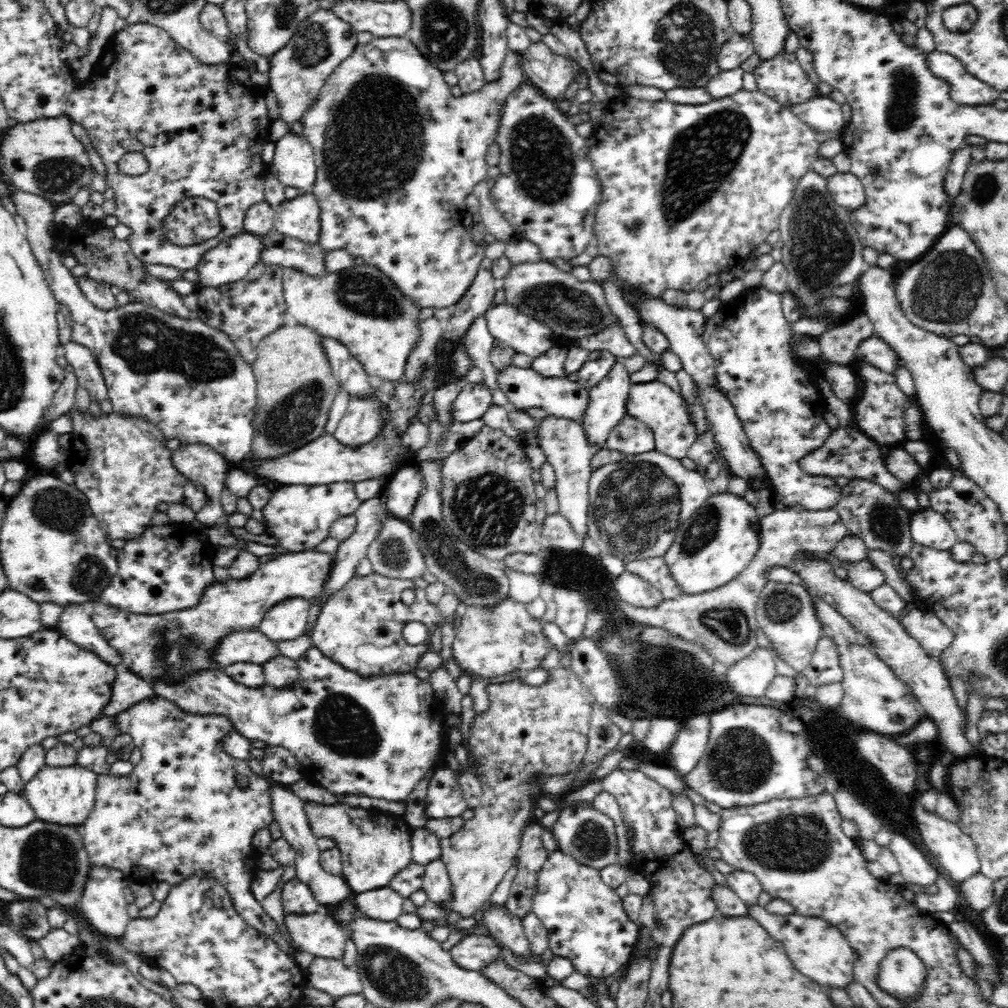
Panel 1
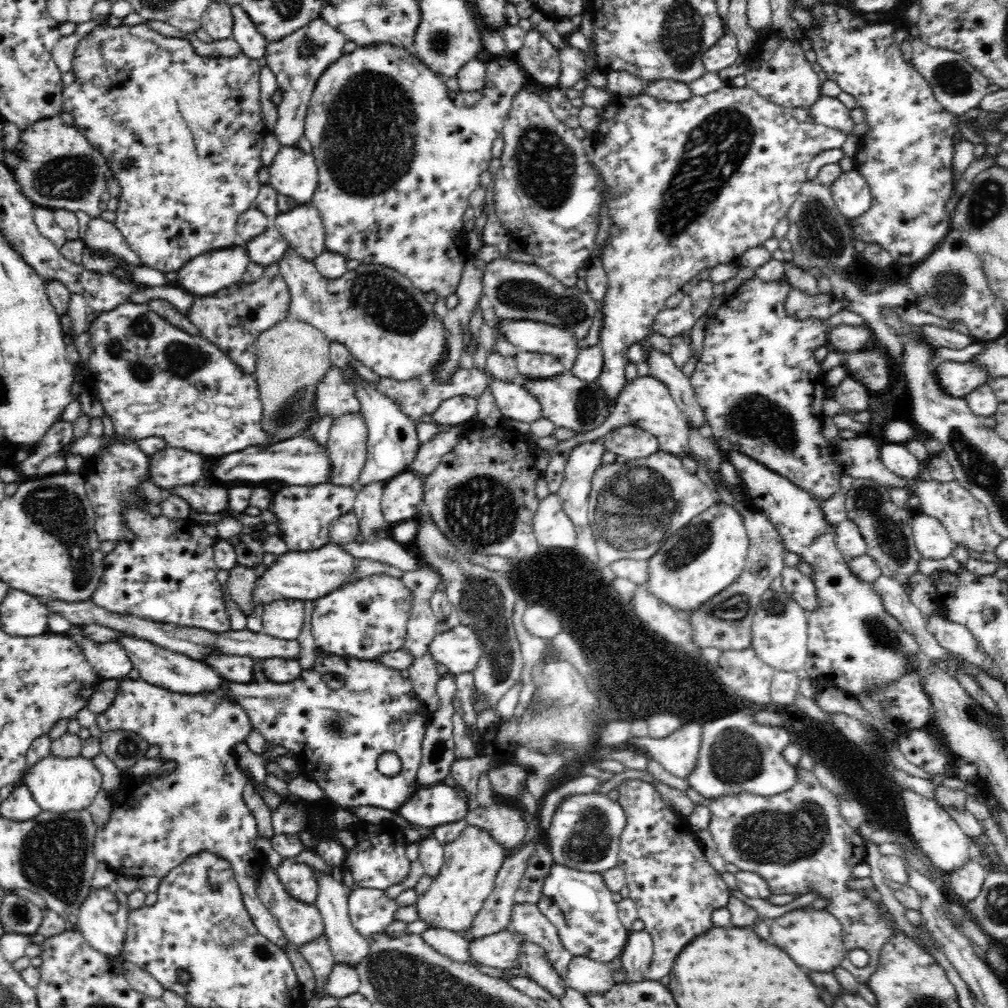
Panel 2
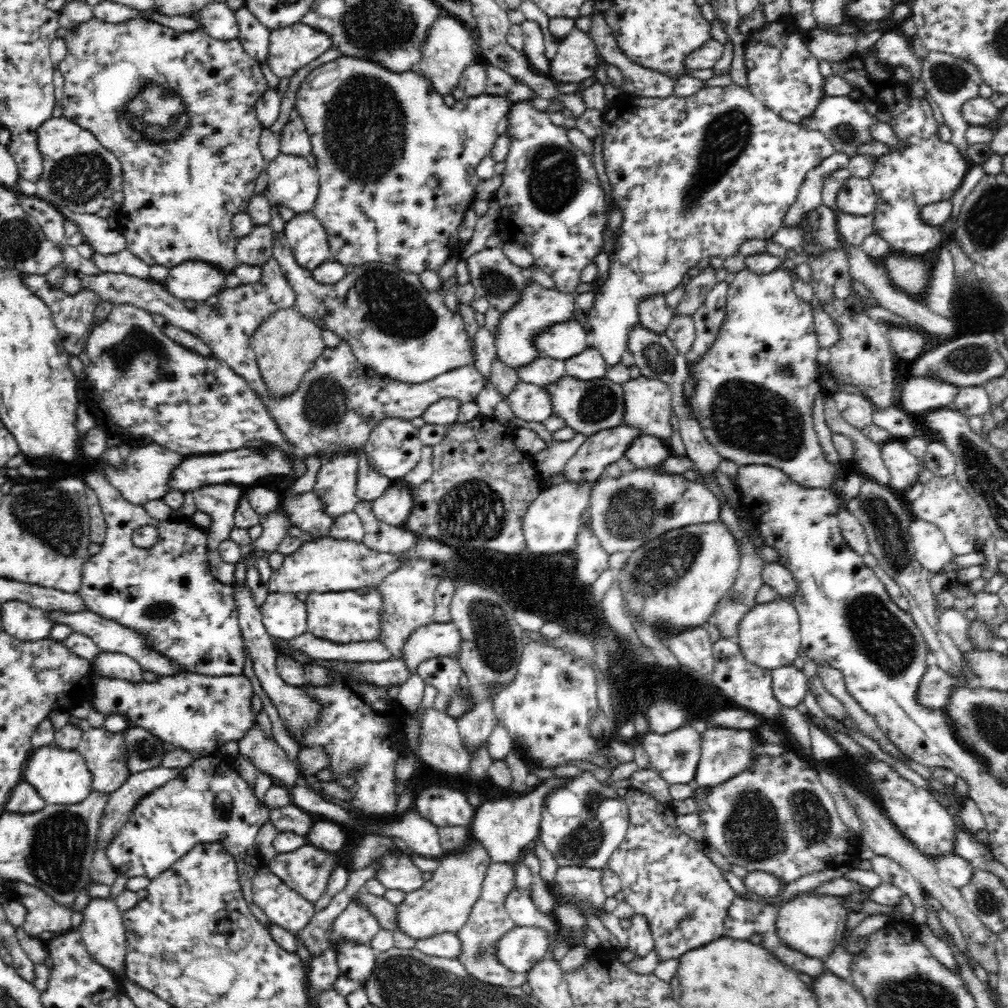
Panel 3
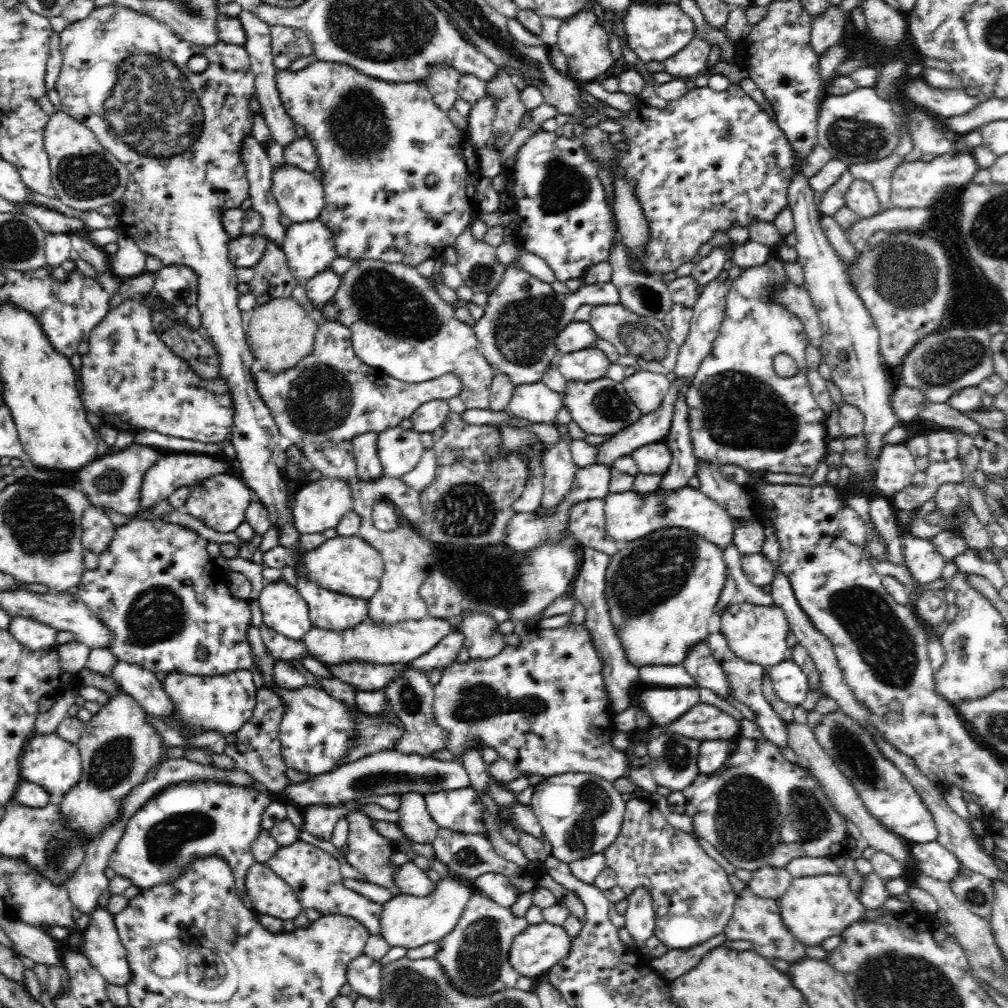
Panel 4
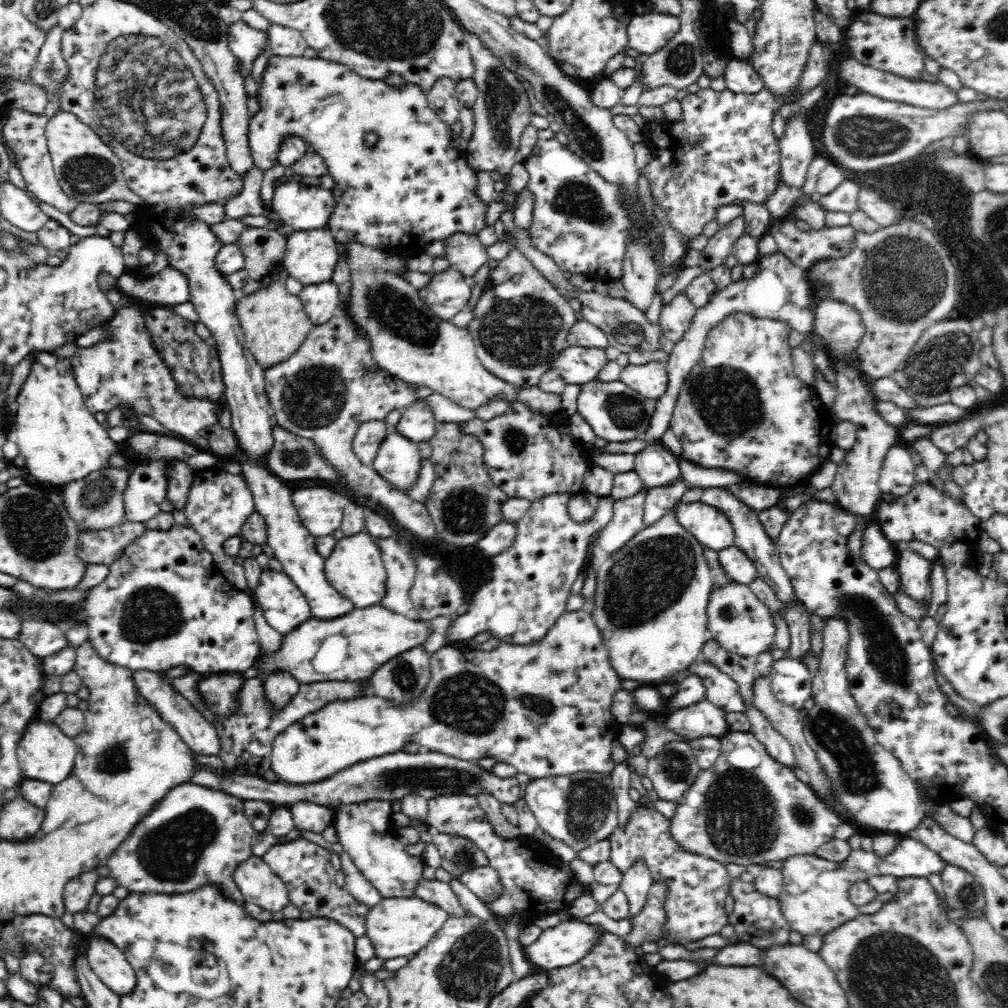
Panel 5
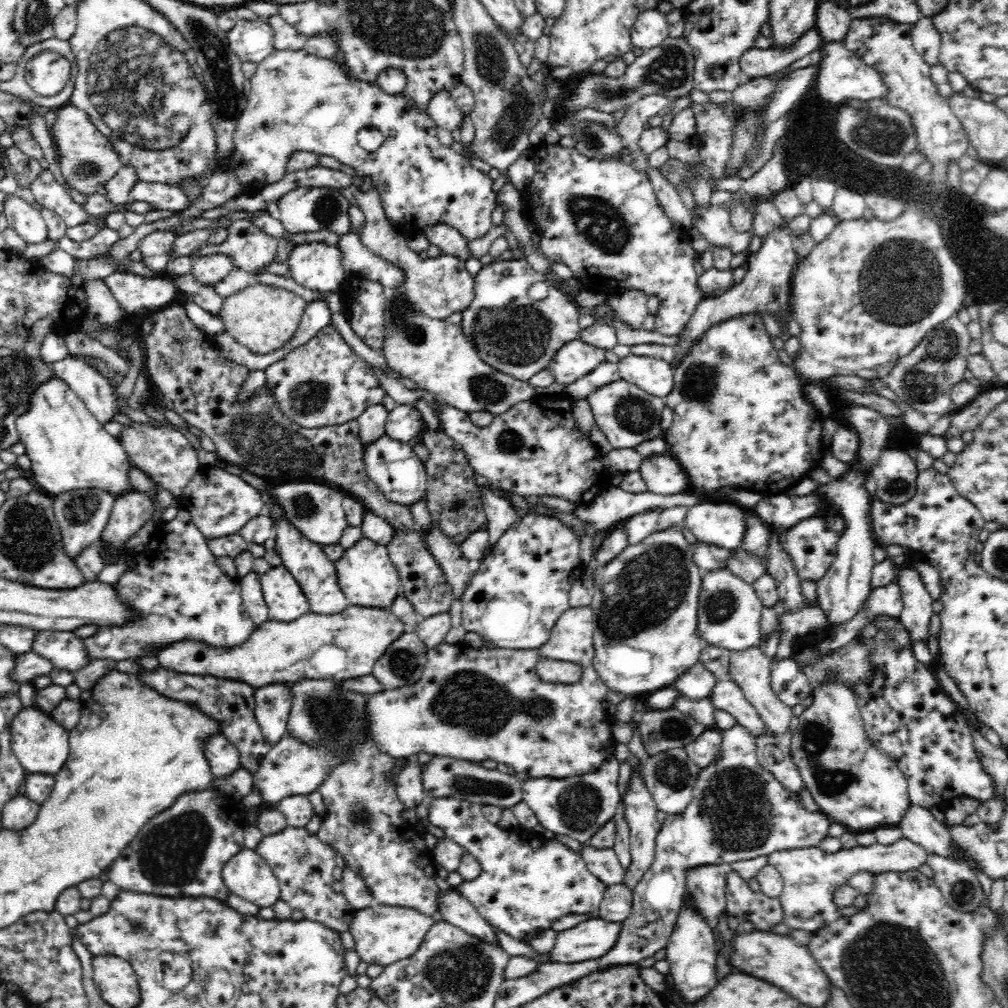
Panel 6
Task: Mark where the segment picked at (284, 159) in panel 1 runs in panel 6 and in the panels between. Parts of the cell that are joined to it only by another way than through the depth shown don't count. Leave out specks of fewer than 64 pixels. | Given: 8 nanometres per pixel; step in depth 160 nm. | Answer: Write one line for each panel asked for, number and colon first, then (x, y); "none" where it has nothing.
2: (293, 172)
3: (293, 182)
4: (300, 196)
5: (301, 206)
6: (305, 209)

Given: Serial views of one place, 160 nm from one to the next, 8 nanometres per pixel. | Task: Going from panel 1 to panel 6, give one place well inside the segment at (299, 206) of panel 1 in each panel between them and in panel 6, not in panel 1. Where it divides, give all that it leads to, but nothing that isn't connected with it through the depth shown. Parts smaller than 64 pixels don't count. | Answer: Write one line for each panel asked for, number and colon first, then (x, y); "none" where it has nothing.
2: (301, 225)
3: (307, 237)
4: (309, 247)
5: (310, 256)
6: (315, 265)

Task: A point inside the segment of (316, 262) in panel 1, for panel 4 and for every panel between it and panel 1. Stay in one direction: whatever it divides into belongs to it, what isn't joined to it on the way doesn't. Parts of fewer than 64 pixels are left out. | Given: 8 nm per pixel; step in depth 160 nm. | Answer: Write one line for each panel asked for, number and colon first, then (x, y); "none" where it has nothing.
2: (268, 248)
3: (255, 249)
4: (246, 251)

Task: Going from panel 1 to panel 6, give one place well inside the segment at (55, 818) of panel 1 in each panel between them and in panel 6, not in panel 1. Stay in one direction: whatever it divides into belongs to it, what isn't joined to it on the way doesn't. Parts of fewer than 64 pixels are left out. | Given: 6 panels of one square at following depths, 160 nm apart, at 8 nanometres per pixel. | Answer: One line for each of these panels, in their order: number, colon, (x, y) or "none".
2: (59, 785)
3: (61, 777)
4: (53, 763)
5: (45, 753)
6: (41, 745)

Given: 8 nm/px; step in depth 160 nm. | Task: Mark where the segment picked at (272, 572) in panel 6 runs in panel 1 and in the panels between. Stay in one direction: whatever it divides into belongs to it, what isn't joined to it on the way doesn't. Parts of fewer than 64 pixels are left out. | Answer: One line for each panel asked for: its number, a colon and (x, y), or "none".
1: (287, 620)
2: (284, 619)
3: (285, 617)
4: (284, 610)
5: (285, 607)

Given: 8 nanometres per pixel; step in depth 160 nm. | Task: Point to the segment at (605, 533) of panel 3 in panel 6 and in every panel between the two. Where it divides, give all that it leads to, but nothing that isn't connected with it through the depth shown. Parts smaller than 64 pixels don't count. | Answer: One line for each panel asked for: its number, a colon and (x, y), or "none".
4: (629, 515)
5: (711, 527)
6: (721, 523)

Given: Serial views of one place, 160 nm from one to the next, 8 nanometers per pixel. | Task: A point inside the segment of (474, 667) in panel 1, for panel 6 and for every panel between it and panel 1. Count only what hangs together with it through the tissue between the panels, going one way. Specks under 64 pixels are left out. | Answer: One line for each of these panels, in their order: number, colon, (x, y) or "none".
2: (459, 648)
3: (435, 640)
4: (400, 643)
5: (348, 649)
6: (346, 645)

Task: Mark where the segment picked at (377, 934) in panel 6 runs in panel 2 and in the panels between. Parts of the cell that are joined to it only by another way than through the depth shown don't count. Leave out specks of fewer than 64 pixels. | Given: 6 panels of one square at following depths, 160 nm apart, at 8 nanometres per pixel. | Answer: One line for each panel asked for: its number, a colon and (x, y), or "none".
2: (472, 861)
3: (443, 904)
4: (408, 921)
5: (397, 927)

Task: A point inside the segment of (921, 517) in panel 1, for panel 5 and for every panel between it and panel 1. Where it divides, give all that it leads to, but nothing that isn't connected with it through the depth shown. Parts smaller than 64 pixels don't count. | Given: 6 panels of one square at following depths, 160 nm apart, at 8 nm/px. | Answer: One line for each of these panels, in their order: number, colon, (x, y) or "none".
2: (932, 540)
3: (932, 551)
4: (925, 563)
5: (915, 571)

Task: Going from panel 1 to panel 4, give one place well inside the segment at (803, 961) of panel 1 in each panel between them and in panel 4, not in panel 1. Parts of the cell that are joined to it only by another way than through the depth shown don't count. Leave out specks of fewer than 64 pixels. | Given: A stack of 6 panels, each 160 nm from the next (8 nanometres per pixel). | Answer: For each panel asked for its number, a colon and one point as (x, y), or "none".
2: (813, 938)
3: (813, 925)
4: (817, 907)

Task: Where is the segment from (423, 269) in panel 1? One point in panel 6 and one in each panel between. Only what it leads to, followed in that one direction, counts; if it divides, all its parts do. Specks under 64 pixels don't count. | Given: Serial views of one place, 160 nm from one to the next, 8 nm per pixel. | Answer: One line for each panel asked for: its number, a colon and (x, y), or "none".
2: (397, 159)
3: (397, 167)
4: (397, 174)
5: (412, 187)
6: (299, 101)

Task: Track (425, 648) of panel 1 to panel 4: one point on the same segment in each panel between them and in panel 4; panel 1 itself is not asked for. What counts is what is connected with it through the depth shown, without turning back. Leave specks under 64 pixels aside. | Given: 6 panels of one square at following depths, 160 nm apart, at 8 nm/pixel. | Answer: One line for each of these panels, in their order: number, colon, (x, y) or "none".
2: (362, 620)
3: (349, 616)
4: (328, 610)

